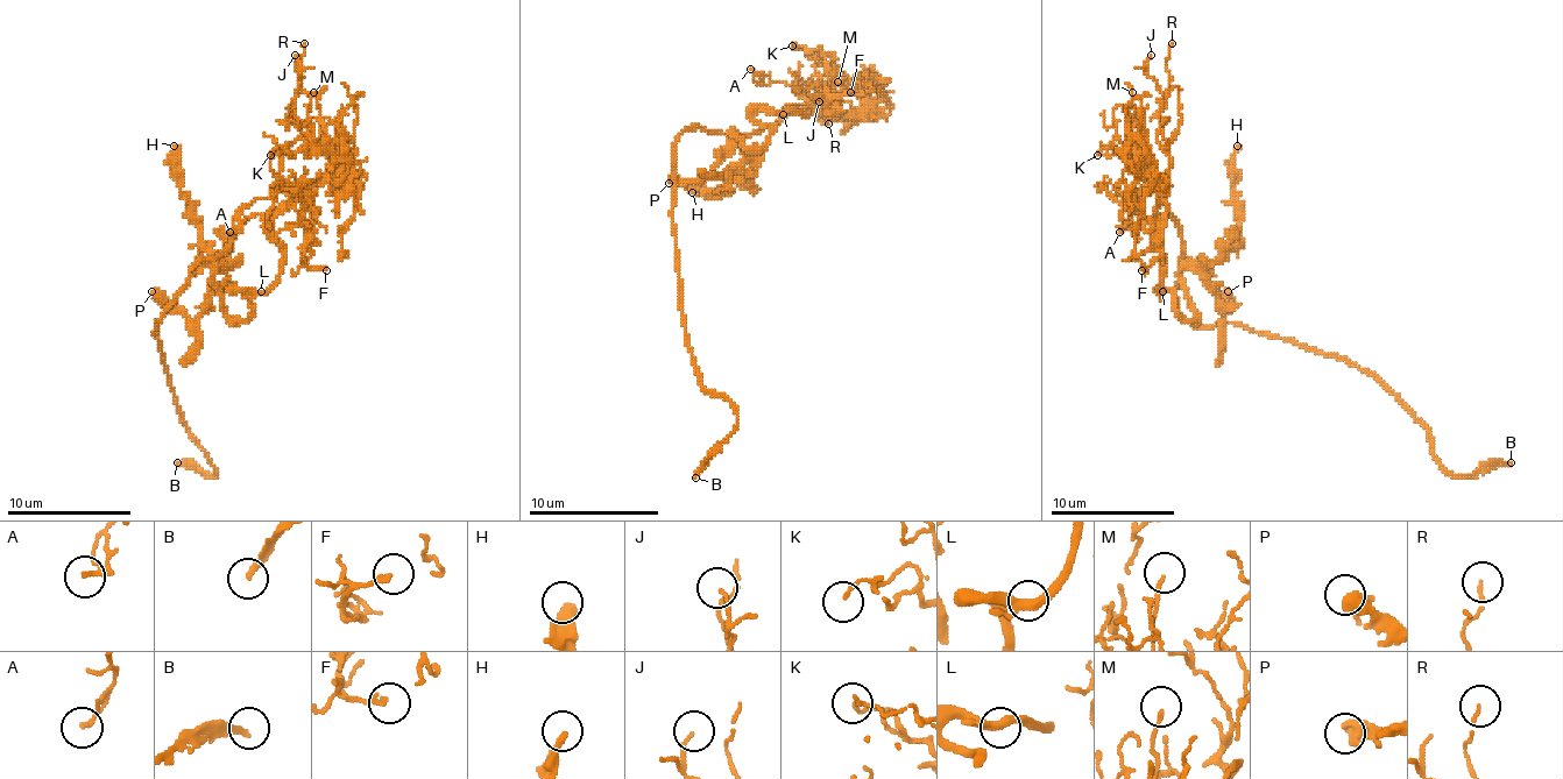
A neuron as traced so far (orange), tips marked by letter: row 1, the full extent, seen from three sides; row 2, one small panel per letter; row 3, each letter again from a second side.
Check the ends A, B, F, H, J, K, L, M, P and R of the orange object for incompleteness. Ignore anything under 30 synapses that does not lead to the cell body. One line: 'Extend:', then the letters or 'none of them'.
Extend: B

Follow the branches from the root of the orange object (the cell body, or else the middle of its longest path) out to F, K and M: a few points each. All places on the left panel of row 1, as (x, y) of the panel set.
F: (161, 319), (189, 273), (211, 261), (252, 217), (298, 202), (311, 204), (304, 263), (326, 270)
K: (161, 319), (189, 273), (252, 217), (285, 211), (341, 164), (339, 155), (280, 146), (270, 155)
M: (161, 319), (189, 273), (252, 217), (285, 211), (336, 174), (341, 157), (320, 148), (308, 129), (313, 92)

